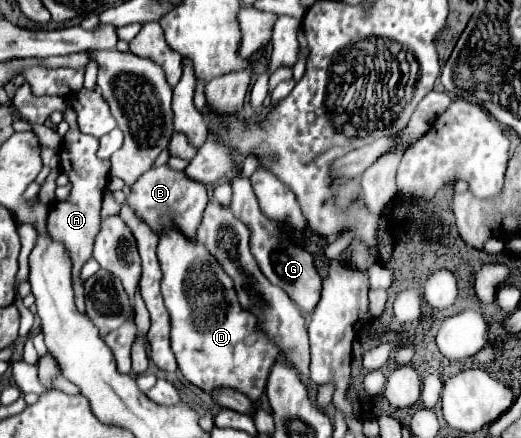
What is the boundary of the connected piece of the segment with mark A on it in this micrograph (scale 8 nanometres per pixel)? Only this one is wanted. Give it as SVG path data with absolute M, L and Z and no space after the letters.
M74 110L64 112L64 120L70 124L70 130L64 136L64 144L60 146L60 168L66 172L66 176L72 182L72 190L64 202L56 202L48 214L48 234L62 242L70 260L72 260L72 280L75 291L75 302L77 309L84 312L84 294L82 294L82 282L78 280L78 272L82 264L92 256L92 244L100 230L100 206L102 196L108 184L108 170L110 160L100 160L96 156L98 152L98 138L82 134L76 128L76 114Z

